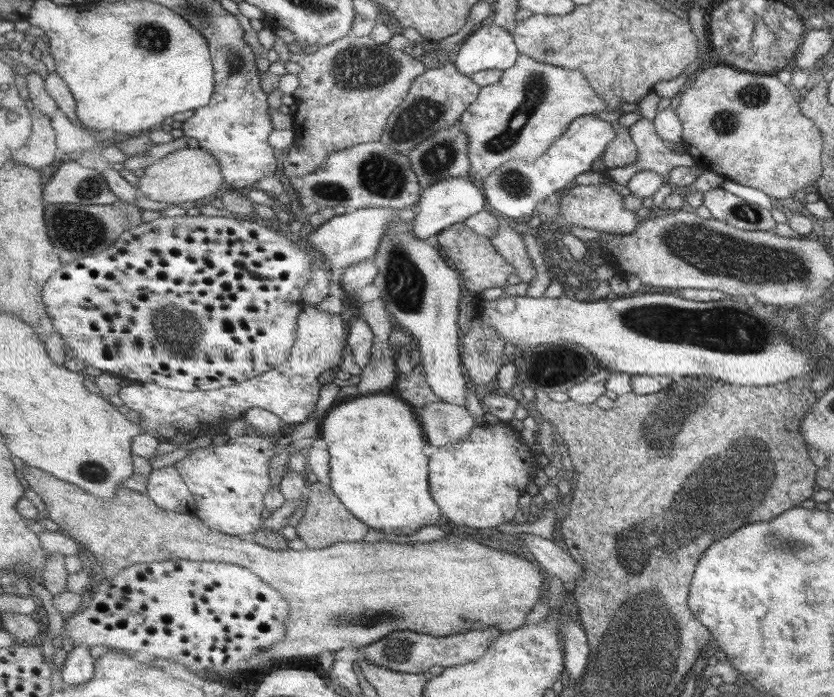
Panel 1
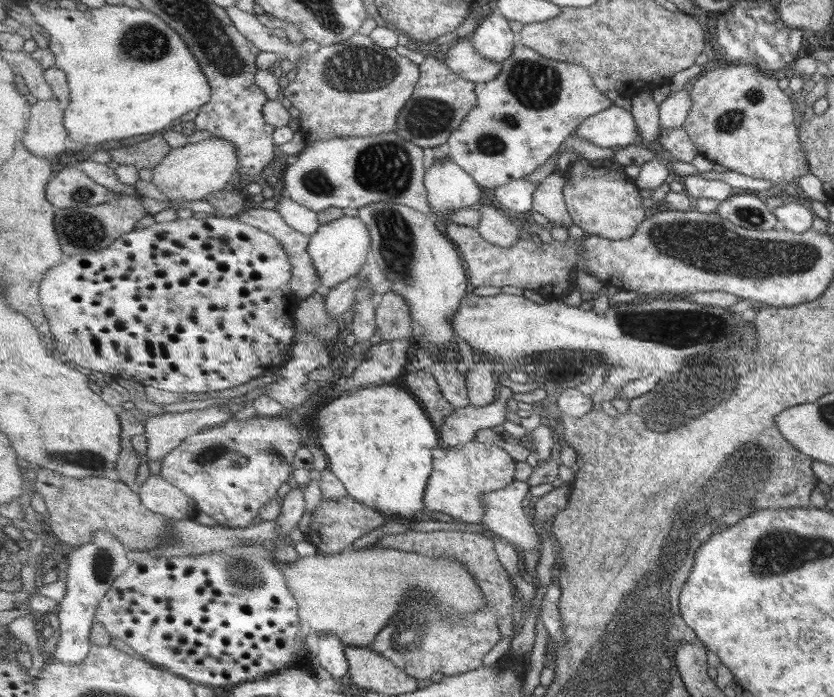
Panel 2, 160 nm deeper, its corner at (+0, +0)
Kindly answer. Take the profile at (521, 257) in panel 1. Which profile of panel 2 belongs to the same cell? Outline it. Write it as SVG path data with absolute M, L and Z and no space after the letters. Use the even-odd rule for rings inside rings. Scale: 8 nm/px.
M478 205L478 210L481 222L477 230L483 239L503 248L511 248L517 244L520 236L518 220L507 218L501 209L493 205Z

